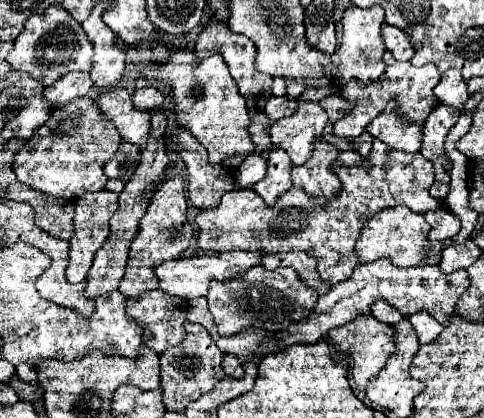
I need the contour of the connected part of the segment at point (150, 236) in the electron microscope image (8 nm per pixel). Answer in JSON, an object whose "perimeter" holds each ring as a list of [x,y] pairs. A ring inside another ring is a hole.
{"perimeter":[[[176,174],[172,180],[166,180],[162,186],[158,186],[156,194],[152,196],[150,206],[140,220],[138,236],[130,244],[126,274],[118,288],[128,298],[138,298],[138,294],[158,288],[158,284],[152,284],[152,280],[154,280],[152,266],[162,264],[166,260],[176,260],[180,256],[180,252],[184,252],[190,246],[190,240],[194,238],[194,228],[186,218],[188,200],[186,200],[184,186],[186,186],[186,180],[180,174]]]}

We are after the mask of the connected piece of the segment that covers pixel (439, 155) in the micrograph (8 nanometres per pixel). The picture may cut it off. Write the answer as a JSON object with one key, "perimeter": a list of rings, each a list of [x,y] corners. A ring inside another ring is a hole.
{"perimeter":[[[438,104],[438,106],[434,106],[434,110],[430,112],[430,116],[424,124],[424,142],[422,142],[420,154],[426,156],[428,160],[432,160],[432,164],[434,164],[436,180],[430,188],[430,196],[438,198],[438,200],[444,200],[446,192],[450,190],[450,186],[446,182],[444,142],[446,142],[450,128],[458,122],[458,116],[460,116],[460,112],[456,108]]]}

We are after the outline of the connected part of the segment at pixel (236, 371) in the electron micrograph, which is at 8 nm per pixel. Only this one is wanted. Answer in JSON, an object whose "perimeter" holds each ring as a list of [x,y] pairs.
{"perimeter":[[[230,354],[222,356],[222,370],[226,372],[226,376],[232,376],[232,378],[242,378],[242,374],[244,374],[238,358],[230,358]]]}

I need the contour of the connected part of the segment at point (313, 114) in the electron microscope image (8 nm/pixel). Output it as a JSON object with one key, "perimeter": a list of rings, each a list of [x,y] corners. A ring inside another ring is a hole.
{"perimeter":[[[302,102],[292,116],[272,124],[272,144],[286,150],[292,164],[304,164],[310,160],[314,142],[322,136],[326,122],[328,114],[316,102]]]}

